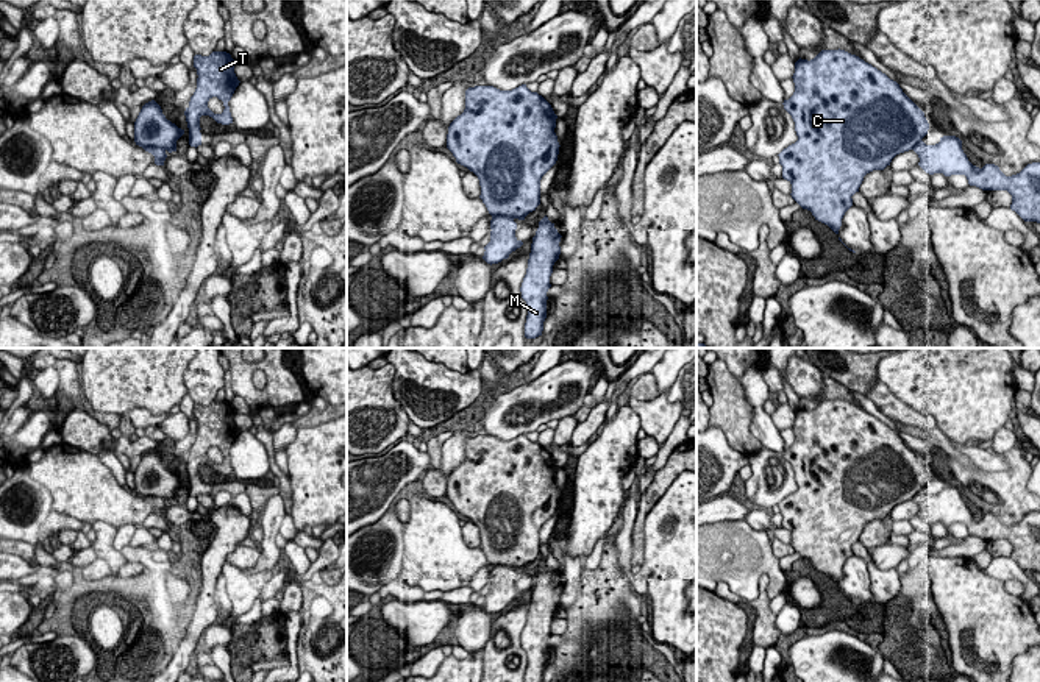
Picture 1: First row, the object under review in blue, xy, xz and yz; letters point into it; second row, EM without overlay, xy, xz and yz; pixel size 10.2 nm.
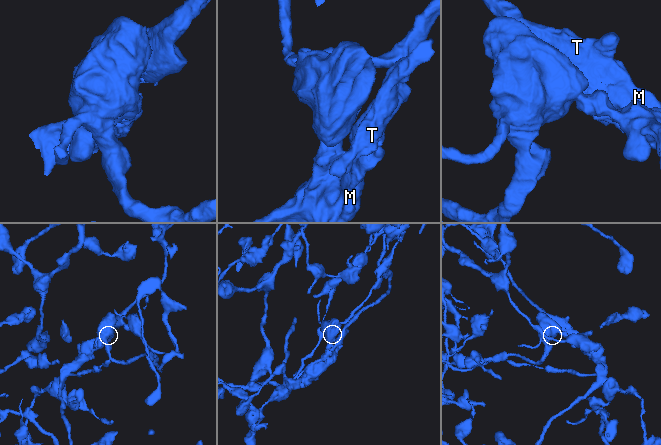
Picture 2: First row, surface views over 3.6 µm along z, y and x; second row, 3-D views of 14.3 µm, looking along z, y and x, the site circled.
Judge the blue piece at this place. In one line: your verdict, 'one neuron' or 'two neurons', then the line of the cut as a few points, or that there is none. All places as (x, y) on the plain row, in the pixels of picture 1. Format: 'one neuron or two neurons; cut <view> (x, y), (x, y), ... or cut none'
two neurons; cut xz (492, 565), (514, 567)

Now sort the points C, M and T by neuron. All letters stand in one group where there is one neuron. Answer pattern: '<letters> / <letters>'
C / M T

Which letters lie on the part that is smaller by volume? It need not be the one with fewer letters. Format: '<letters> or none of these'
M, T

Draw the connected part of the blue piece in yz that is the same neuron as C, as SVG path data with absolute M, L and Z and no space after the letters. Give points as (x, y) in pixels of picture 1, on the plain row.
M821 400L814 409L798 409L795 412L793 423L795 442L789 449L784 449L784 459L792 465L795 471L795 481L798 490L787 498L784 498L779 506L779 513L782 515L782 527L792 534L792 548L803 557L812 562L815 570L828 574L835 584L842 576L842 568L845 562L853 556L853 545L859 542L859 537L864 531L864 526L873 520L884 520L890 515L892 509L904 501L914 499L914 496L928 484L929 473L924 467L924 462L903 442L899 434L890 429L885 423L865 412L856 404L851 404L845 400Z

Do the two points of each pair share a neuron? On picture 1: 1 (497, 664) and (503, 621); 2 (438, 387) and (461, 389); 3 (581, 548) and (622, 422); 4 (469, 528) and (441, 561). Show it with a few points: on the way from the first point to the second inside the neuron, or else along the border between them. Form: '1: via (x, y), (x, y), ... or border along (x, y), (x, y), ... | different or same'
1: via (503, 653), (511, 645), (511, 632) | same
2: via (444, 389), (455, 389) | same
3: via (592, 517), (598, 497), (600, 468), (614, 453) | same
4: border along (461, 528), (464, 542), (477, 548) | different

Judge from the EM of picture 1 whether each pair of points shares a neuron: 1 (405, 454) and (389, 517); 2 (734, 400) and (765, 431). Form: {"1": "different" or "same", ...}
{"1": "different", "2": "different"}

